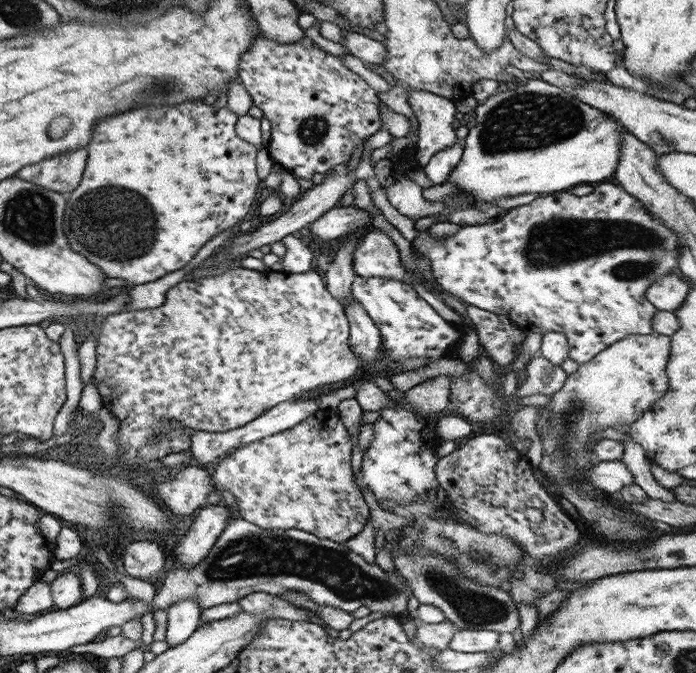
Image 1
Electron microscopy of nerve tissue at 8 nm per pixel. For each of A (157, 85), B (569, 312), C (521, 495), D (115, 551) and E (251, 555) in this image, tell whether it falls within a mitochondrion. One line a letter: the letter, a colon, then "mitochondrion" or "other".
A: mitochondrion
B: other
C: other
D: other
E: mitochondrion

